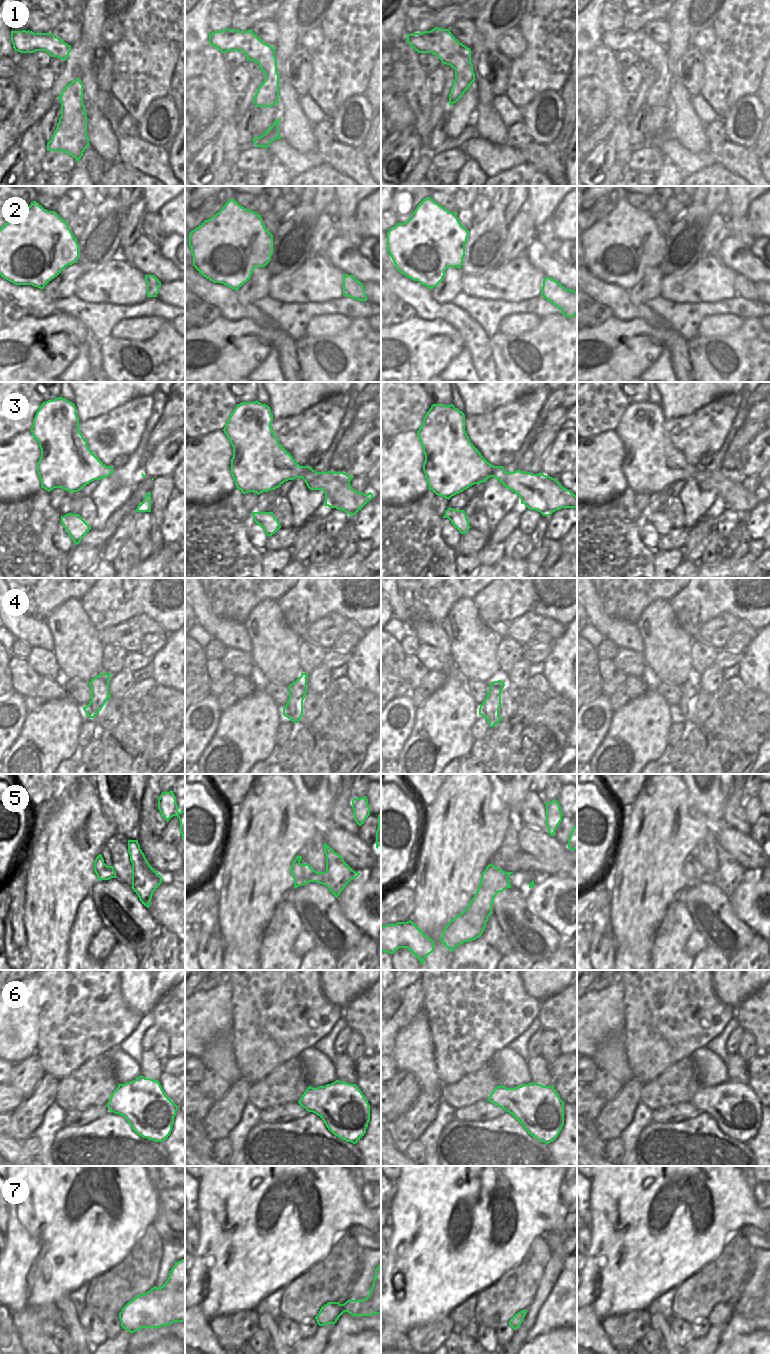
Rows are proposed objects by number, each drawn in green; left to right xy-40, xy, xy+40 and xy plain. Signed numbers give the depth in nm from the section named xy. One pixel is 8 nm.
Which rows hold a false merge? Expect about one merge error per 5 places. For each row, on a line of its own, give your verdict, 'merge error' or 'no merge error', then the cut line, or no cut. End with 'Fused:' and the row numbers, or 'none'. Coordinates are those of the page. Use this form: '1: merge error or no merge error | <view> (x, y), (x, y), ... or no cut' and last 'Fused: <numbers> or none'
1: no merge error | no cut
2: no merge error | no cut
3: no merge error | no cut
4: no merge error | no cut
5: no merge error | no cut
6: no merge error | no cut
7: no merge error | no cut
Fused: none

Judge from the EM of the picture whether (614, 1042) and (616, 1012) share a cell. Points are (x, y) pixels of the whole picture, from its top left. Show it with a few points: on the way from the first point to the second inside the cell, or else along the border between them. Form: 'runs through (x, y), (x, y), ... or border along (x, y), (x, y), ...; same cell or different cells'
border along (623, 1031), (612, 1031), (598, 1047); different cells

